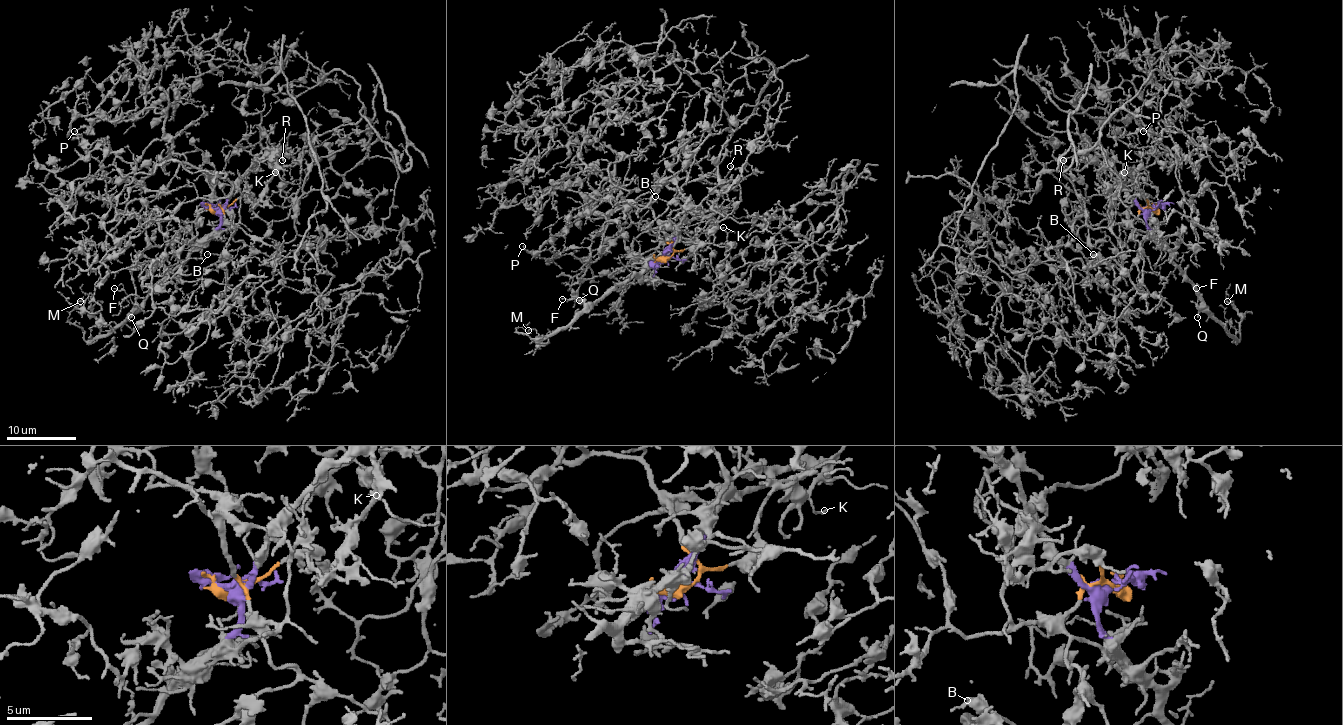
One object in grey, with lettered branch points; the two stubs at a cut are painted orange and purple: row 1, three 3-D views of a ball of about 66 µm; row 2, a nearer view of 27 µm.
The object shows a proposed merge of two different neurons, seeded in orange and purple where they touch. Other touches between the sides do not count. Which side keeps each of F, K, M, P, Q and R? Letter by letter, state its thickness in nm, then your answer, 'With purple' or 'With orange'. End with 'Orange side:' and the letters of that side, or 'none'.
F: Thickness 120 nm. With purple
K: Thickness 120 nm. With purple
M: Thickness 60 nm. With purple
P: Thickness 130 nm. With orange
Q: Thickness 190 nm. With purple
R: Thickness 180 nm. With purple
Orange side: P

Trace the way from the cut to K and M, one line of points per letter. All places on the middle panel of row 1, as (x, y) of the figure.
K: (661, 258), (687, 221), (696, 220), (705, 211), (722, 209), (718, 221), (720, 228), (724, 226)
M: (661, 258), (666, 249), (541, 341), (548, 343), (544, 345), (534, 329), (527, 331)

